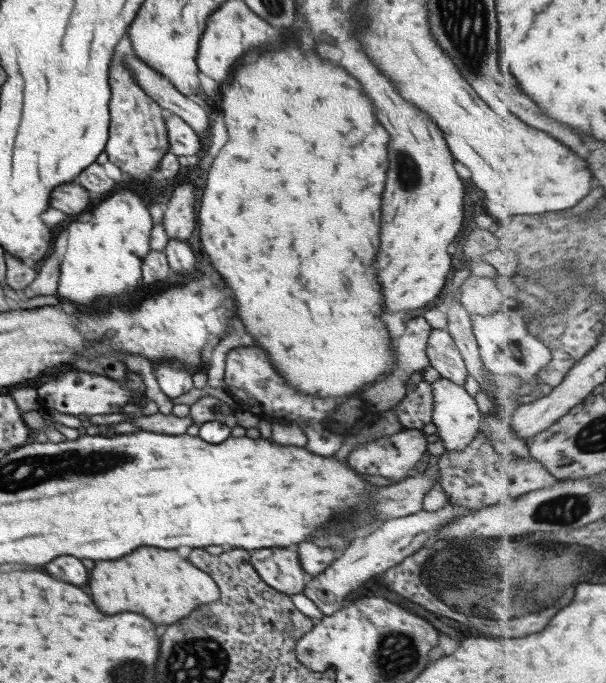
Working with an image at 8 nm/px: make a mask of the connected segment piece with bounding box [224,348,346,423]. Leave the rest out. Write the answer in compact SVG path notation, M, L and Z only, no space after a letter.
M234 348L226 356L226 370L224 370L225 387L230 394L238 397L238 409L241 412L252 413L260 416L277 416L284 418L286 423L296 422L322 422L338 404L342 404L346 398L336 400L318 400L318 398L304 398L302 394L296 394L286 382L276 376L274 366L266 358L266 354L260 348Z

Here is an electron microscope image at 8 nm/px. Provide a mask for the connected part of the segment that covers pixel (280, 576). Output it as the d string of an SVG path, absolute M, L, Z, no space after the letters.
M286 547L275 548L262 548L256 549L256 554L251 556L251 563L254 571L260 576L260 579L264 580L278 592L282 592L287 595L302 593L306 586L306 580L304 580L304 572L302 571L300 561L298 561L298 554L287 550Z

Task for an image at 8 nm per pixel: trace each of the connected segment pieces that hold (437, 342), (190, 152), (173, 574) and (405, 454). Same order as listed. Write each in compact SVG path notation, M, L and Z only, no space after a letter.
M440 329L431 331L427 356L429 366L435 368L440 376L448 378L450 382L454 382L458 386L464 386L469 372L448 331Z
M176 115L166 118L170 152L186 156L193 160L194 155L202 148L201 135L198 135L182 118Z
M138 548L134 554L114 562L96 562L96 568L90 572L90 596L96 600L96 608L102 614L118 614L118 612L138 612L152 620L154 624L174 624L183 626L195 609L202 605L210 605L220 598L220 590L215 580L208 574L197 570L188 560L183 560L176 550L158 550L158 548Z
M403 427L402 430L390 436L386 435L374 439L374 442L368 442L364 446L358 446L348 456L348 464L360 474L382 476L382 478L388 478L388 480L394 480L397 483L412 475L410 472L412 472L412 468L418 464L424 452L426 452L426 446L428 446L428 443L423 432L415 432Z

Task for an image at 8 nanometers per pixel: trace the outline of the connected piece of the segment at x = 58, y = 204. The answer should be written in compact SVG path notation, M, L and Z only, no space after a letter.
M68 181L64 186L56 186L52 191L50 206L62 210L67 215L85 213L93 203L90 202L93 195L88 194L86 189L75 181Z

